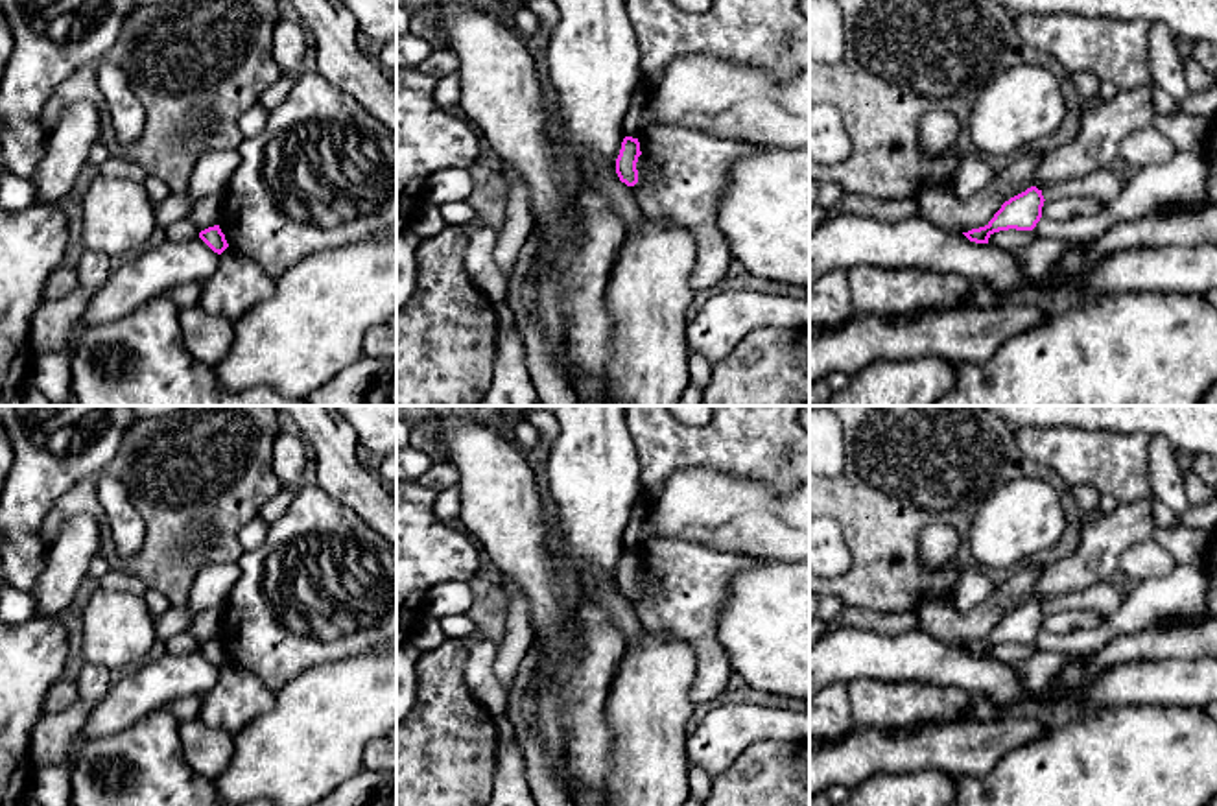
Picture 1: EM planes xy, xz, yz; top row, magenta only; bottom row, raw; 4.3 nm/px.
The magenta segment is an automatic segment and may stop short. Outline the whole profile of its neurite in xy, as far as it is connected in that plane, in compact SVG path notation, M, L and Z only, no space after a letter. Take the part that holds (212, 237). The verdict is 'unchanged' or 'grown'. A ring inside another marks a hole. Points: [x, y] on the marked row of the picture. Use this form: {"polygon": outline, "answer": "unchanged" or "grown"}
{"polygon": "M219 225L201 231L199 238L218 255L221 255L229 247Z", "answer": "unchanged"}

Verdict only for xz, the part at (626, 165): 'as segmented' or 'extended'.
as segmented

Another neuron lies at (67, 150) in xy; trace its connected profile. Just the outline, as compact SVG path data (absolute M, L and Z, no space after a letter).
M77 101L63 113L46 138L42 159L31 179L37 203L65 203L74 194L100 131L101 118L96 105Z

